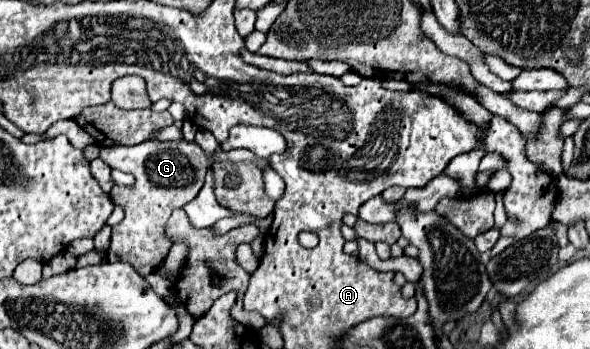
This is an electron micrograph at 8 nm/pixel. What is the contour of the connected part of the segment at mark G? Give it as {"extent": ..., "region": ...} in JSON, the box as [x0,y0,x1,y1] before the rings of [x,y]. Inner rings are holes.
{"extent":[100,139,268,277],"region":[[[152,139],[130,147],[122,145],[100,147],[100,157],[110,167],[118,167],[120,171],[128,171],[136,177],[134,187],[116,187],[110,191],[112,201],[120,203],[126,215],[118,225],[112,227],[112,241],[106,259],[130,263],[142,277],[148,277],[166,259],[172,243],[164,237],[164,225],[174,209],[184,207],[198,195],[198,191],[204,185],[210,161],[232,161],[232,163],[254,161],[262,171],[266,171],[268,165],[266,159],[260,159],[246,149],[232,149],[232,151],[218,149],[214,155],[208,155],[200,145],[184,139],[164,143]]]}

